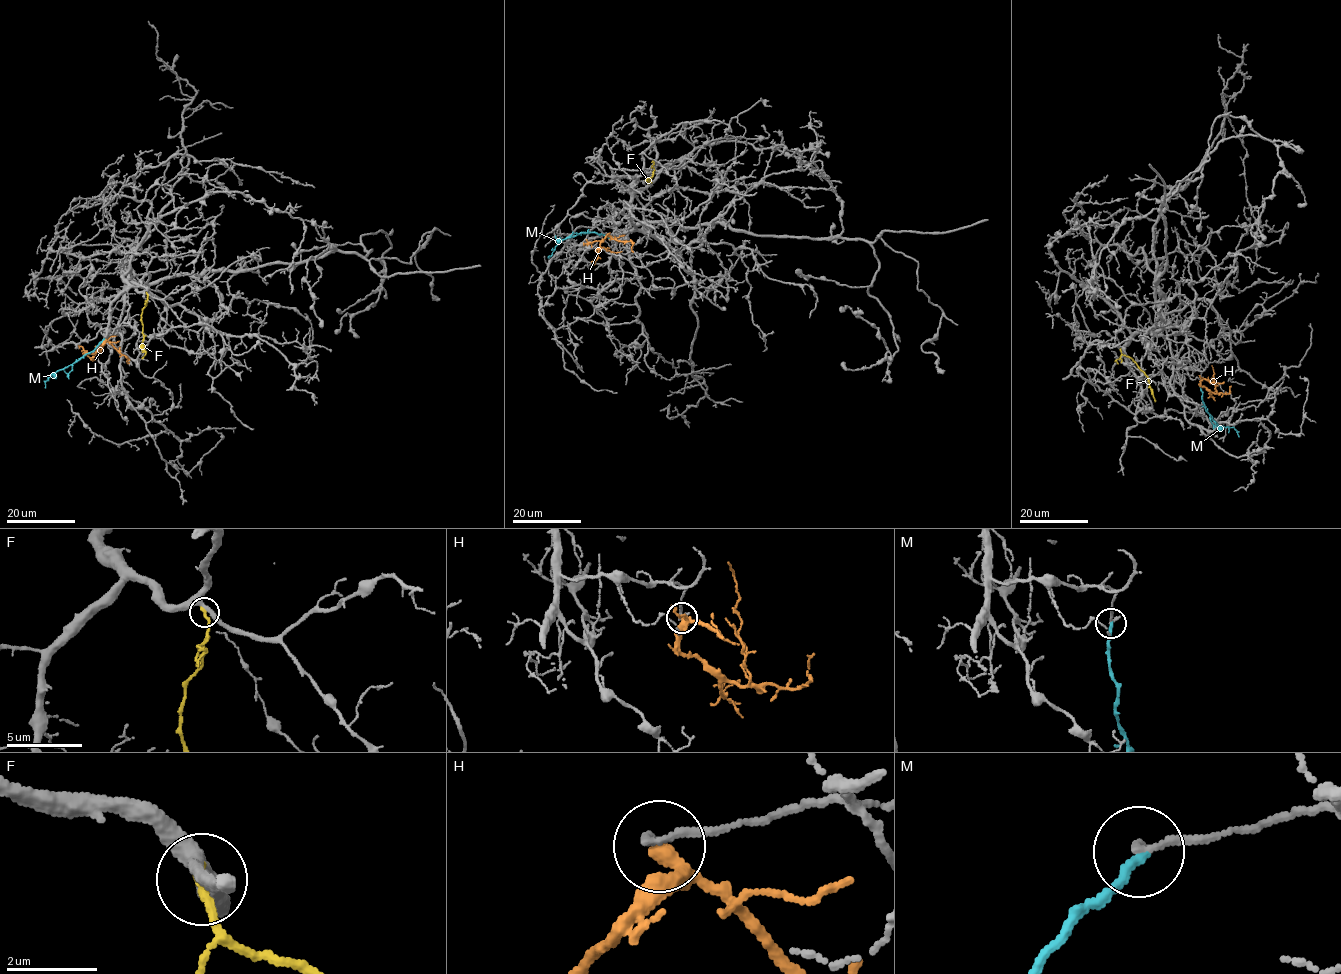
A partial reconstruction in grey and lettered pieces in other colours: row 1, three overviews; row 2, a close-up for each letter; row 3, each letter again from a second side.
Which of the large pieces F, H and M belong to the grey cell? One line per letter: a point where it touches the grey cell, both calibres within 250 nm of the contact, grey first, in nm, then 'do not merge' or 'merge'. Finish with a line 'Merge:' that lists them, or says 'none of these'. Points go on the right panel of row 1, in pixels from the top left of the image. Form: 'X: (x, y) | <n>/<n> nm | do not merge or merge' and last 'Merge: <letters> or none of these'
F: (1120, 350) | 320/240 nm | do not merge
H: (1201, 378) | 220/280 nm | do not merge
M: (1201, 378) | 200/200 nm | do not merge
Merge: none of these

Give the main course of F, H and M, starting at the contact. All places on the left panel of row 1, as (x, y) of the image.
F: (146, 293), (141, 323), (145, 354), (142, 358)
H: (105, 338), (96, 356), (103, 342), (116, 336)
M: (104, 338), (94, 350), (50, 374), (44, 388)

